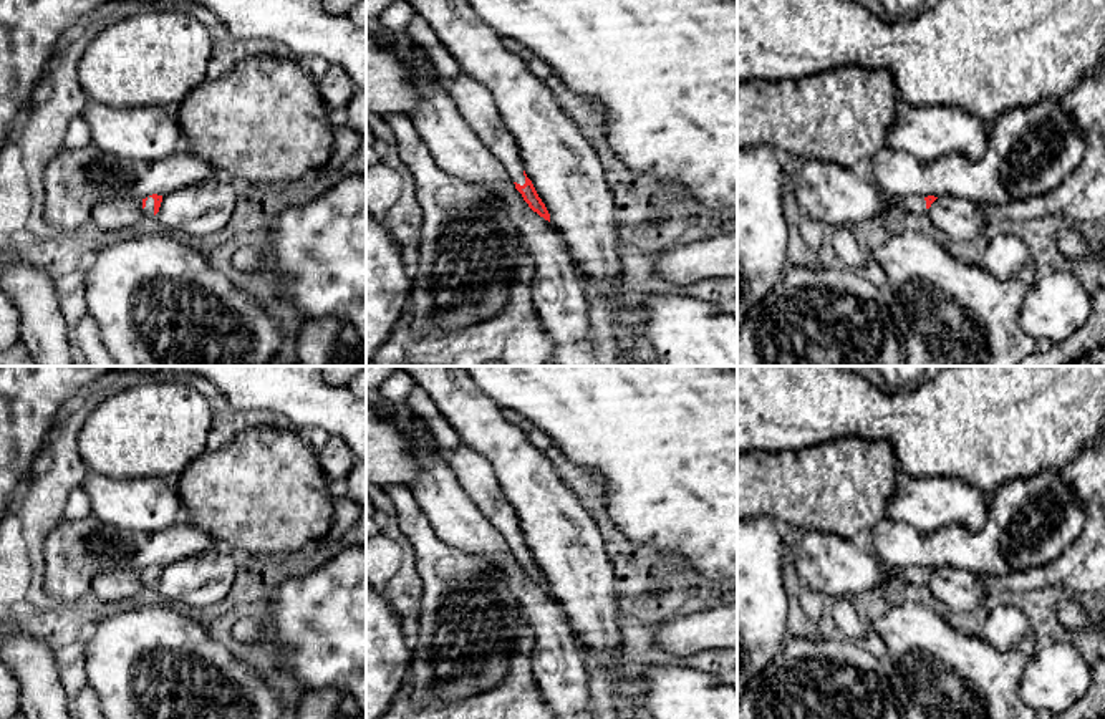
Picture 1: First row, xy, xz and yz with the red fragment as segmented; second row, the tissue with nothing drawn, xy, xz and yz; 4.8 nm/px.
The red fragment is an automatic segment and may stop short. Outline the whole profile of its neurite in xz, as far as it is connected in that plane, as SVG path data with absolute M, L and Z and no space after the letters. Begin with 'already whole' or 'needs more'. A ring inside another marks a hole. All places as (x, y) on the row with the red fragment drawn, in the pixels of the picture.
needs more; M414 45L409 55L414 68L429 66L432 70L437 83L451 94L466 124L507 169L528 207L550 222L550 214L524 171L517 141L504 124L492 93L464 73L457 78L439 75L432 61Z

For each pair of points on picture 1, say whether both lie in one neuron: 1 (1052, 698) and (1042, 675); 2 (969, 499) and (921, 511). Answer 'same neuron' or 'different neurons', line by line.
1: same neuron
2: same neuron

